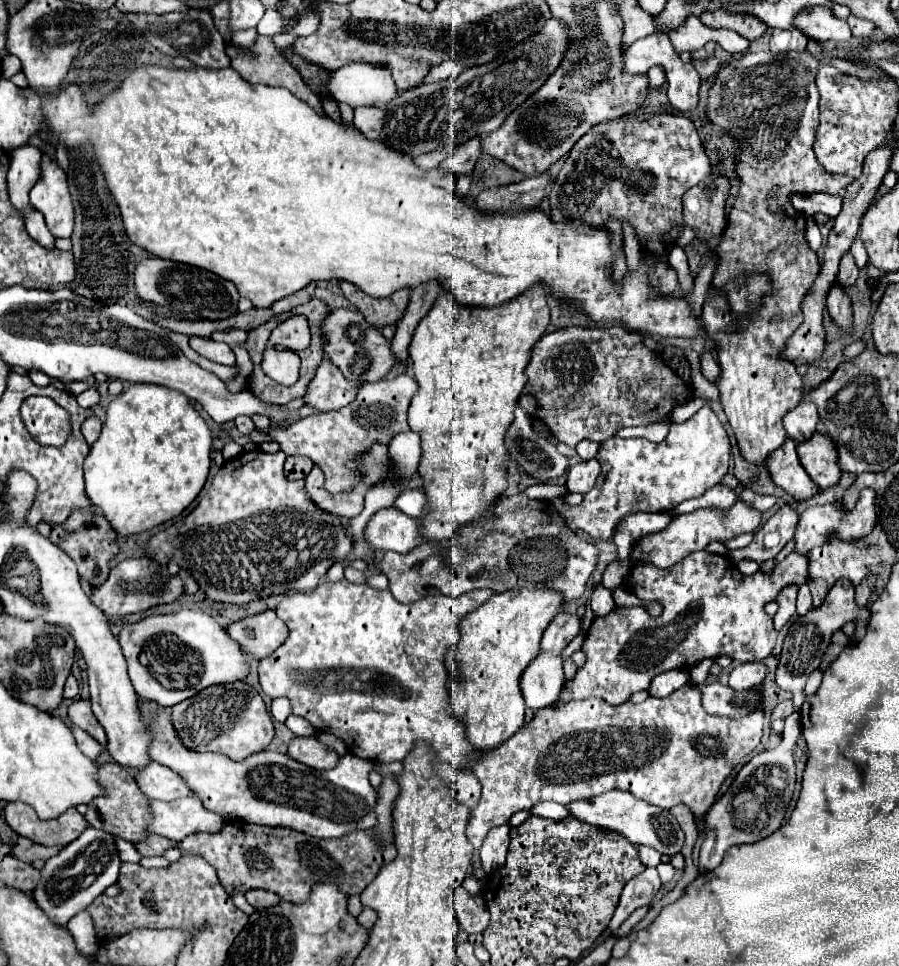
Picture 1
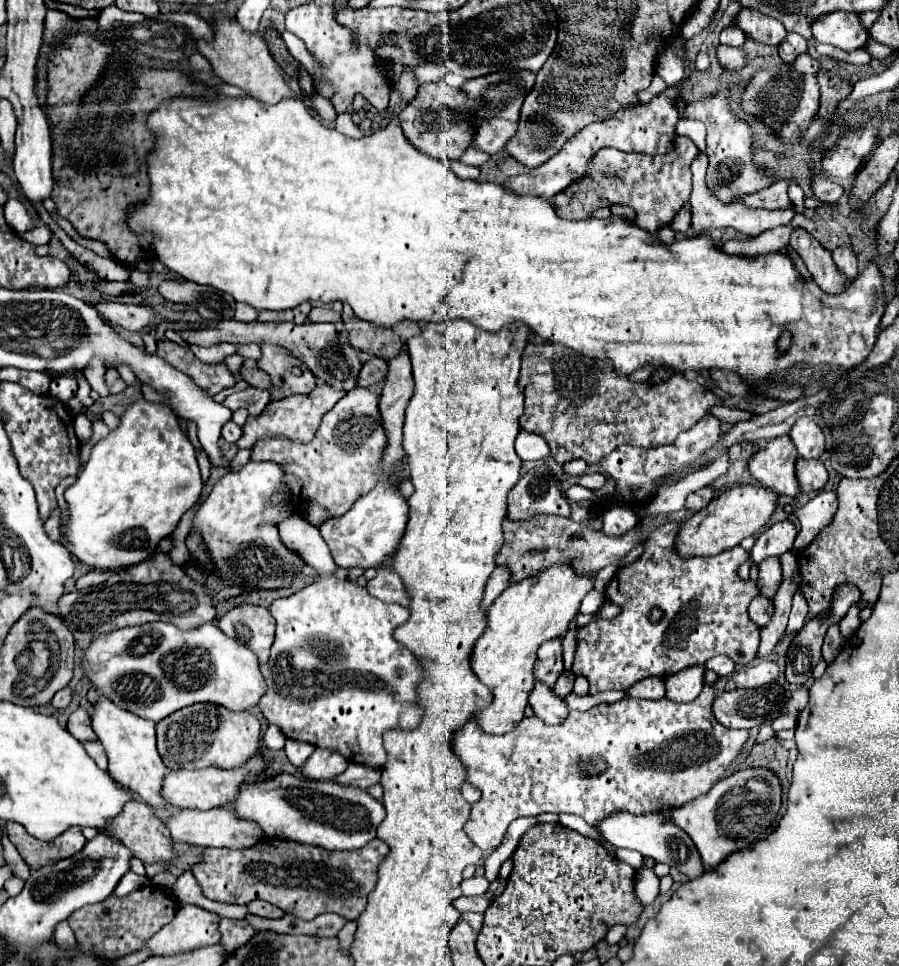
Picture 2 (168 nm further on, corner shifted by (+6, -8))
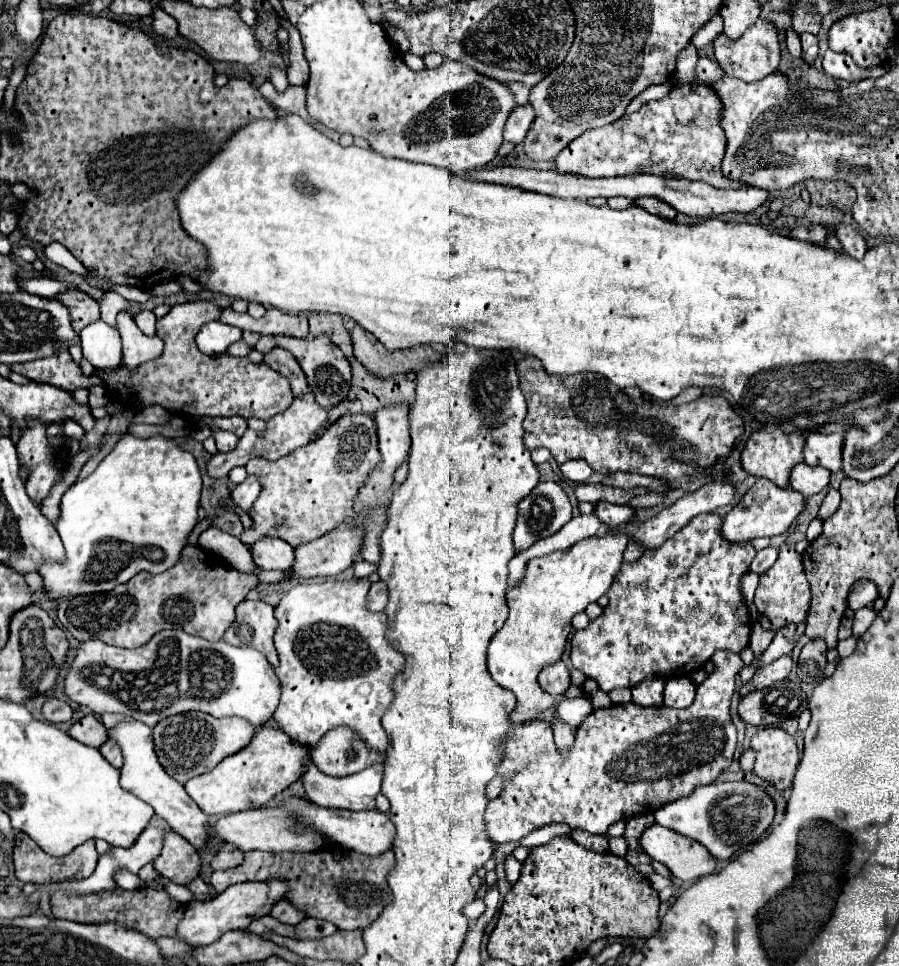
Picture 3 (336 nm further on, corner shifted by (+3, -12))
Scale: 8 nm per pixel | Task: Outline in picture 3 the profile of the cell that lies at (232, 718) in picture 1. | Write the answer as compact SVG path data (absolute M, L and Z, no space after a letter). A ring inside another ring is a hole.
M186 712L186 714L176 714L176 716L168 716L164 720L160 720L154 730L154 750L158 756L158 762L162 764L162 768L180 784L184 784L186 780L202 774L202 772L210 772L222 758L242 750L254 736L254 726L250 726L246 720L242 718L214 718L208 716L204 712Z

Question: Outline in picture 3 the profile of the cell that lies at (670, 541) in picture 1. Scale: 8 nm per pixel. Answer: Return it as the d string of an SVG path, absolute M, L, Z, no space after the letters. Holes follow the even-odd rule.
M760 478L754 488L744 494L742 502L724 516L722 534L730 542L748 542L758 536L784 534L802 510L806 510L806 498L800 492L794 492L792 488L778 488L770 480Z

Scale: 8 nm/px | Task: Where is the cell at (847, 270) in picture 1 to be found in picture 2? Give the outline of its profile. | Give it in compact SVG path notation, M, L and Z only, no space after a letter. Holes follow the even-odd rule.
M841 246L833 250L833 260L835 266L839 268L839 272L843 272L847 276L847 280L853 280L859 272L857 272L857 256L849 246Z

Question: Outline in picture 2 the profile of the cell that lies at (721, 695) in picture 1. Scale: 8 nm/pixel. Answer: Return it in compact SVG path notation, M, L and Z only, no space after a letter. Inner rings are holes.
M783 680L781 682L771 682L767 686L755 688L755 690L731 690L731 692L723 692L719 696L715 696L713 700L713 716L719 724L727 726L727 728L753 728L753 726L765 726L771 724L777 716L781 714L799 714L799 710L803 710L807 706L809 700L809 688L807 686L799 686L797 690L787 690Z

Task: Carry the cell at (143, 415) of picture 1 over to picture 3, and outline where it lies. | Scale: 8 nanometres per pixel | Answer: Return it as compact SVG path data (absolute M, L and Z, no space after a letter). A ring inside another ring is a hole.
M124 436L118 446L98 464L98 468L84 480L76 482L60 500L60 518L54 524L56 532L60 532L60 538L64 542L64 550L66 550L66 560L64 562L48 562L44 560L42 568L38 568L38 574L42 578L42 590L48 594L50 600L62 600L62 598L70 598L70 596L80 596L80 594L98 594L98 592L110 592L114 586L128 582L134 574L140 572L150 572L150 574L160 574L168 568L172 568L178 562L178 556L182 552L182 548L186 546L186 540L190 536L190 532L194 530L194 526L198 524L198 504L200 504L200 490L202 490L202 478L200 478L200 470L198 464L194 460L194 456L182 448L176 446L176 440L164 438L164 436L152 436L148 440L144 438L134 438L134 436Z

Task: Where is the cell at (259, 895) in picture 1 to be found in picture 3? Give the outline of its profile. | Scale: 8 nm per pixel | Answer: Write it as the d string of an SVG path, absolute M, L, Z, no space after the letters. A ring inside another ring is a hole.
M280 900L280 902L272 908L270 916L278 918L278 920L284 922L284 924L292 924L292 926L296 926L298 922L302 922L302 920L306 918L306 914L304 914L300 908L296 908L290 900Z

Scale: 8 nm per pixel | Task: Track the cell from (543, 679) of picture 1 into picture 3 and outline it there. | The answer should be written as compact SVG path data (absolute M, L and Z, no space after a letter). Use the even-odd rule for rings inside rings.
M552 716L550 722L552 722L552 728L554 728L554 744L556 744L558 752L562 756L566 756L570 752L570 744L574 744L574 732L576 732L576 728L560 722L556 716Z

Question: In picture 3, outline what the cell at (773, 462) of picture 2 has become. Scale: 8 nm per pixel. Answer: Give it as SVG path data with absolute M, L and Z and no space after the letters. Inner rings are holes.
M766 428L766 430L758 430L754 432L744 450L742 450L742 468L756 476L756 478L768 478L772 480L776 486L780 488L788 488L788 478L790 478L790 470L802 462L802 448L804 448L804 436L798 432L784 432L782 428Z

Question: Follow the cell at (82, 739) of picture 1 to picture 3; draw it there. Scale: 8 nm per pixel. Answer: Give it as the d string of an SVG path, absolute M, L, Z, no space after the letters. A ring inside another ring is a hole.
M106 740L100 746L100 752L114 768L122 768L122 750L118 748L118 744L114 744L114 740Z

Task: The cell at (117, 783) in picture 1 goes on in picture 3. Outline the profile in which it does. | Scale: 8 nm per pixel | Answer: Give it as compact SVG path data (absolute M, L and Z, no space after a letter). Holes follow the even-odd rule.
M168 832L164 838L162 854L154 860L154 868L178 886L188 886L200 876L202 860L192 844L188 844L176 832Z

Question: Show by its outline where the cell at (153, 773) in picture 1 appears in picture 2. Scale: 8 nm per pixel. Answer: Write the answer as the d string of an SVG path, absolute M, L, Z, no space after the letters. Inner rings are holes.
M261 754L253 756L247 764L243 764L241 768L233 768L233 770L221 770L221 768L203 768L203 770L171 770L165 778L163 778L163 800L167 800L167 804L171 804L173 808L197 808L197 810L205 810L205 808L217 808L217 806L225 806L229 804L229 800L235 798L239 784L245 780L247 774L255 774L259 776L265 768L265 762L261 758Z

